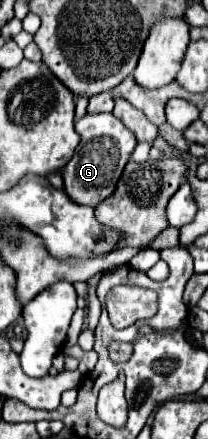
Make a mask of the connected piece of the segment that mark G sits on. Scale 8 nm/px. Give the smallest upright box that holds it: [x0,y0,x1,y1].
[61,112,137,208]

